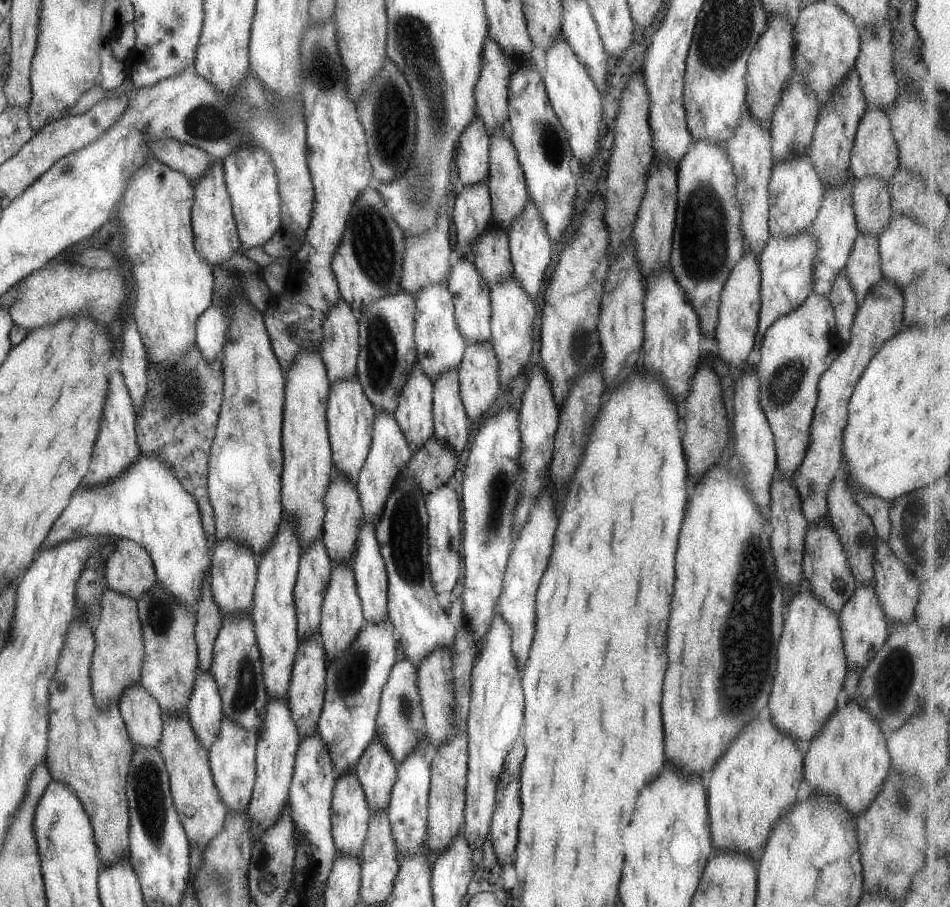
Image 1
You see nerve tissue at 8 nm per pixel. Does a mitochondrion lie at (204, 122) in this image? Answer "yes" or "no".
yes

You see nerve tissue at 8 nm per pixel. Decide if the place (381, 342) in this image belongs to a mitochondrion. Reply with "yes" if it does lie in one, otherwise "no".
yes

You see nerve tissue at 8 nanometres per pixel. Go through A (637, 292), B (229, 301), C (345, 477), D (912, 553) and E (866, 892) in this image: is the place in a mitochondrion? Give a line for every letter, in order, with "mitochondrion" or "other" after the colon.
A: other
B: other
C: other
D: mitochondrion
E: other

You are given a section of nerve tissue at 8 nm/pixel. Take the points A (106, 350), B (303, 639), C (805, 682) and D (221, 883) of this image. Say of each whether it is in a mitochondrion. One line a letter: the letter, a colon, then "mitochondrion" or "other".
A: other
B: other
C: other
D: mitochondrion

